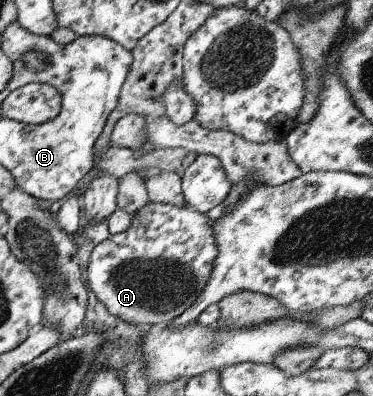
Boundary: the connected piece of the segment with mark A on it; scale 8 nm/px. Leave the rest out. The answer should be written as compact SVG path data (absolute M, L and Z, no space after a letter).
M148 202L132 215L127 230L109 235L93 247L85 270L87 286L111 316L135 327L156 323L165 325L193 305L210 278L217 257L212 228L211 220L188 206Z

